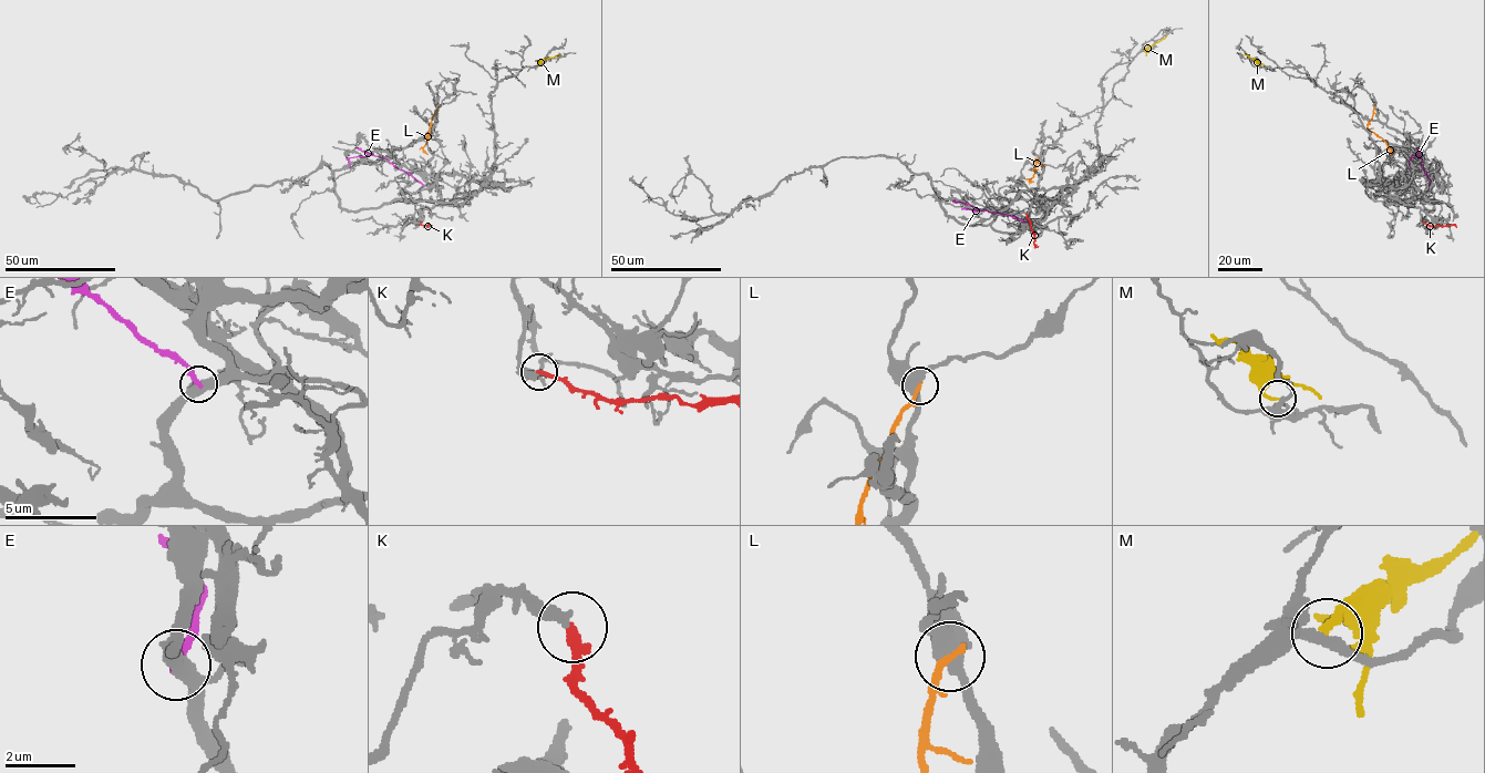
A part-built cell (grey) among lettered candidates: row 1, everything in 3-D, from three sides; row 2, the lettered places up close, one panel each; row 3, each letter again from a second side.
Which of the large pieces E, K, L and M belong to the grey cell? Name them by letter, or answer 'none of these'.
K

